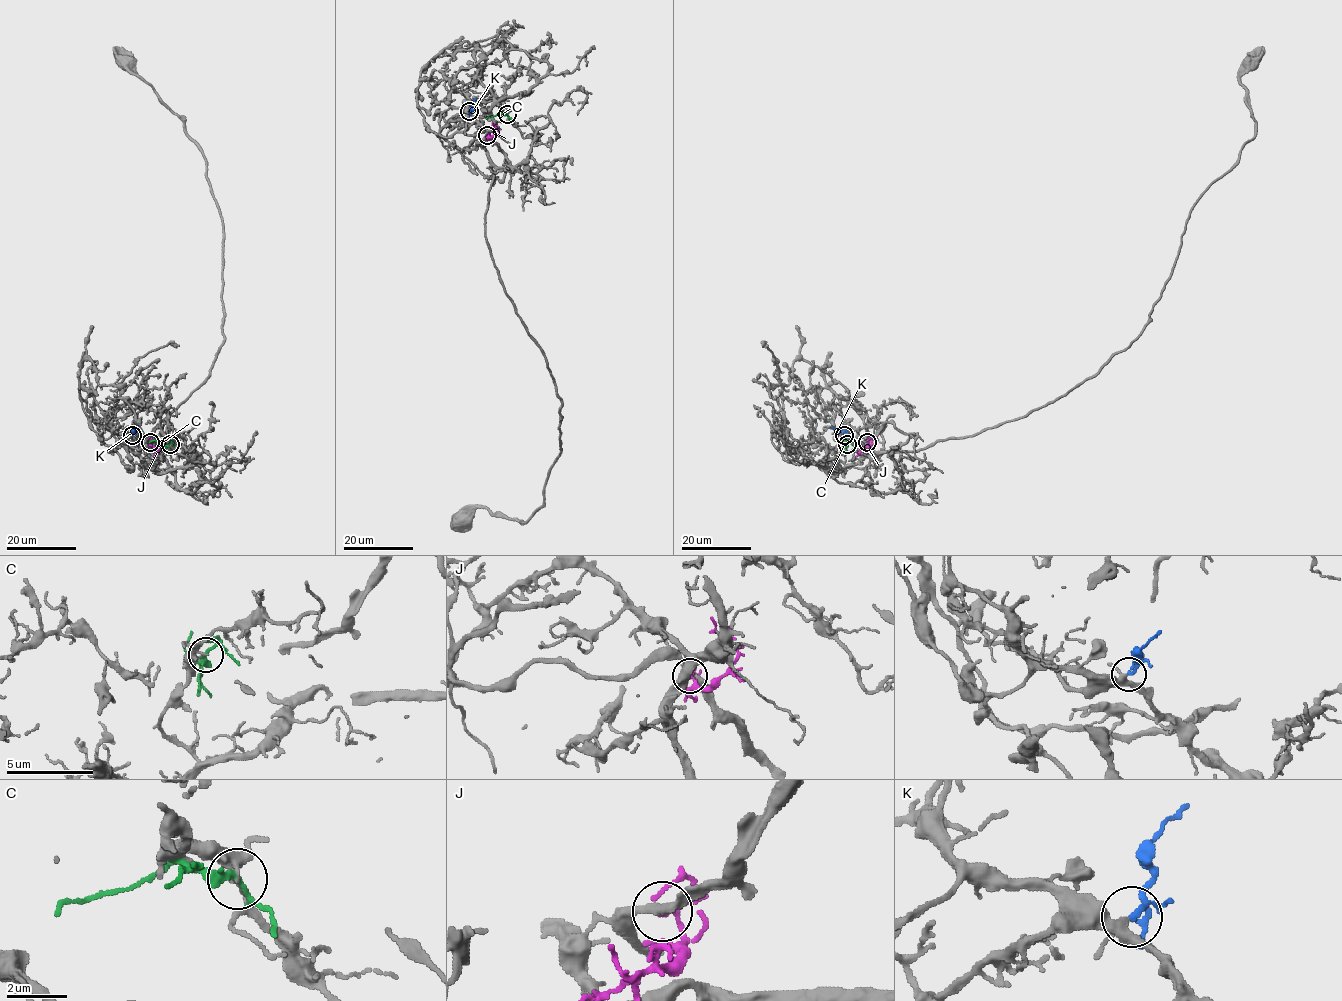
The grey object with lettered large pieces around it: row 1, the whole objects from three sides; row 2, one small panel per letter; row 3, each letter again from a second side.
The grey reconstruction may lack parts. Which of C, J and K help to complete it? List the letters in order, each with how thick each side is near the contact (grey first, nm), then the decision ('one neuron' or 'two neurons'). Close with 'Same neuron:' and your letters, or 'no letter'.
C: 200 nm thick on the grey side, 200 nm on the other; two neurons
J: 320 nm thick on the grey side, 120 nm on the other; two neurons
K: 280 nm thick on the grey side, 140 nm on the other; one neuron
Same neuron: K

